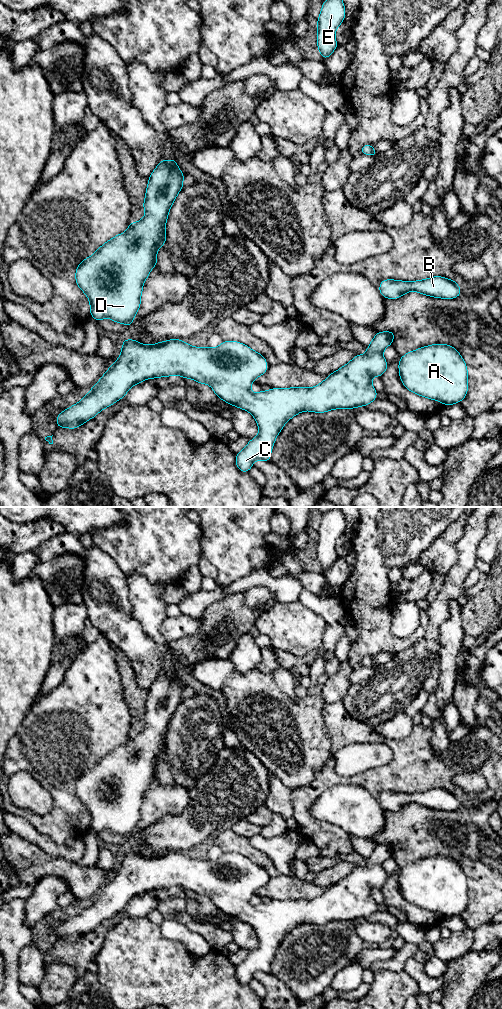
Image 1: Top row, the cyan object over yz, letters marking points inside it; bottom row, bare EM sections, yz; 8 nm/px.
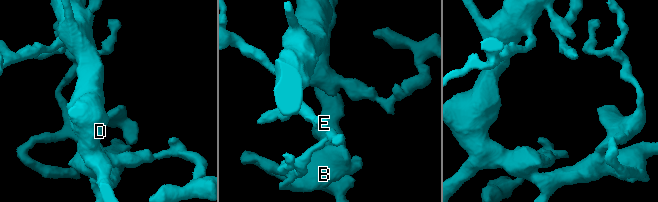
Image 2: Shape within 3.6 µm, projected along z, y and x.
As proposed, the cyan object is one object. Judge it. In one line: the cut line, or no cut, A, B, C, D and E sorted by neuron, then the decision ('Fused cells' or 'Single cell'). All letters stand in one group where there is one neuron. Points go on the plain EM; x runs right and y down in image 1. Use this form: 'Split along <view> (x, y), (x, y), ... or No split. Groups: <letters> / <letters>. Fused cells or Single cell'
No split. Groups: A B C D E. Single cell

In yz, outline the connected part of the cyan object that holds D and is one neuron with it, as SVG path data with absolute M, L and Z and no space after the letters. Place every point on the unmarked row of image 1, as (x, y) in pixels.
M175 671L159 673L159 677L150 686L145 712L142 717L146 727L137 735L131 733L125 745L118 746L106 753L92 768L81 773L76 780L76 797L88 809L90 813L90 828L98 835L105 829L108 829L113 834L126 836L128 840L133 835L133 831L140 820L143 796L151 781L157 779L157 762L166 757L165 738L169 722L177 706L183 701L185 687L179 681Z

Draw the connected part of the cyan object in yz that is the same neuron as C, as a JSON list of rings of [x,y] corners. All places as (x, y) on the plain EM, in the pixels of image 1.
[[[377,843],[364,867],[355,869],[312,900],[272,900],[269,903],[252,905],[250,897],[268,881],[266,870],[238,853],[223,853],[217,860],[193,859],[184,852],[169,851],[153,857],[144,857],[134,851],[122,852],[123,859],[116,874],[77,916],[63,922],[56,930],[57,940],[76,941],[94,930],[101,922],[121,912],[129,901],[146,891],[180,887],[194,891],[199,896],[209,896],[221,912],[250,924],[259,939],[259,945],[249,952],[246,959],[236,965],[236,978],[248,985],[255,972],[271,973],[271,963],[277,947],[285,935],[302,923],[325,925],[333,921],[354,921],[367,918],[377,911],[377,903],[371,895],[373,888],[382,889],[388,879],[383,869],[386,859],[392,857],[396,844]]]

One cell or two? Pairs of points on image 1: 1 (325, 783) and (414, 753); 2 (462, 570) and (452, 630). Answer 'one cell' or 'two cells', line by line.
1: one cell
2: two cells

